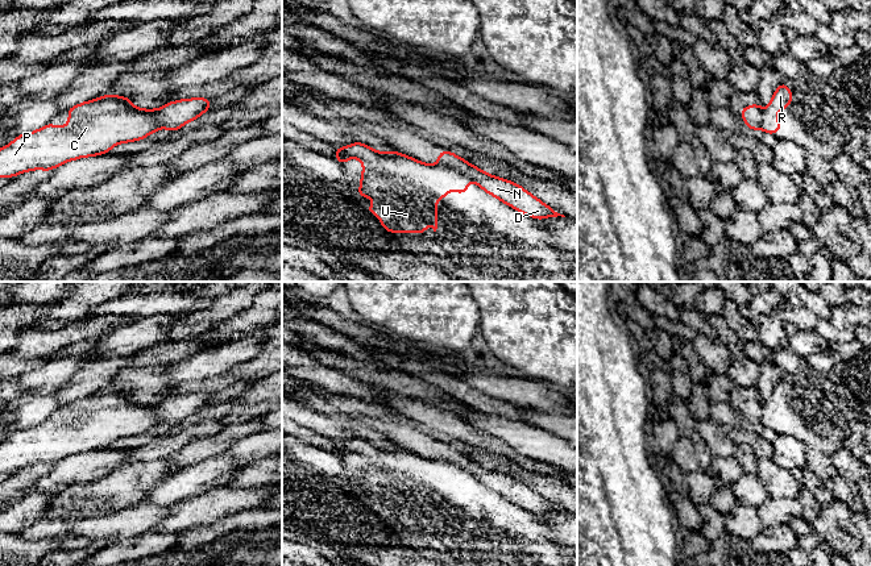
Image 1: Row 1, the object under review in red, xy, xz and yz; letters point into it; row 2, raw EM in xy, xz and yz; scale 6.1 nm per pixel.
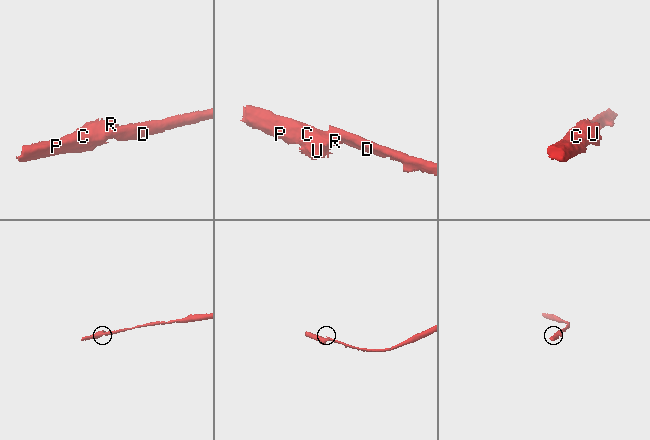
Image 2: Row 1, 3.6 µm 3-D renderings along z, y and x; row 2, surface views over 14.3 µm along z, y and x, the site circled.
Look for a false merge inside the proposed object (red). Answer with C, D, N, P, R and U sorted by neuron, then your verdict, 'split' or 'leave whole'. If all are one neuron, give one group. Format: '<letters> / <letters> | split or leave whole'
C P R U / D N | split

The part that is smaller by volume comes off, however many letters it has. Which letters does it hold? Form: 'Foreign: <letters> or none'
Foreign: C, P, R, U

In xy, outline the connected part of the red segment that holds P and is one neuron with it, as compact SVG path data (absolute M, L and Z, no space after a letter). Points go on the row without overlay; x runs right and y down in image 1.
M104 390L67 404L69 417L65 421L47 419L41 424L20 429L0 444L0 473L12 473L32 465L53 465L78 453L101 450L119 438L146 433L162 423L153 404L137 403L129 392Z

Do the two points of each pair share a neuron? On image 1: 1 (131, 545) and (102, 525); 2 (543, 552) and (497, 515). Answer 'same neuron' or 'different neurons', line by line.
1: different neurons
2: same neuron

